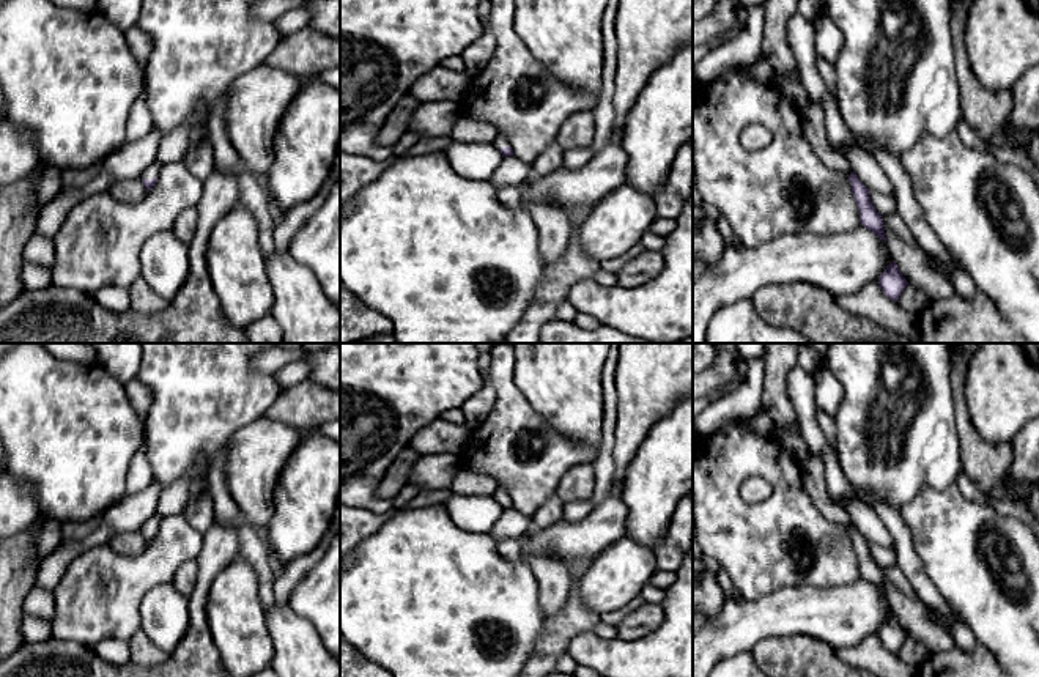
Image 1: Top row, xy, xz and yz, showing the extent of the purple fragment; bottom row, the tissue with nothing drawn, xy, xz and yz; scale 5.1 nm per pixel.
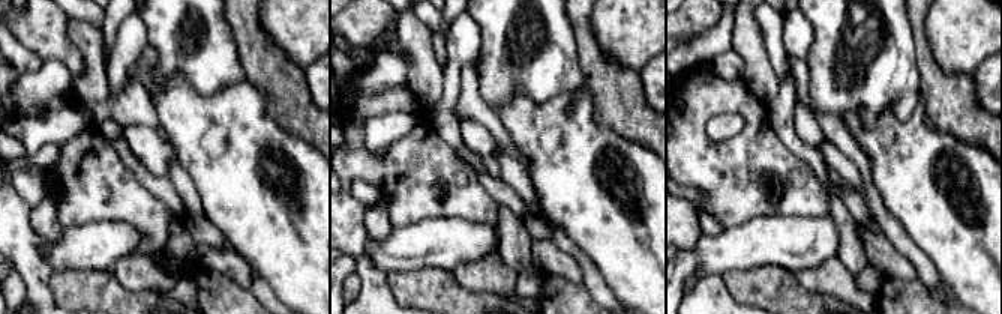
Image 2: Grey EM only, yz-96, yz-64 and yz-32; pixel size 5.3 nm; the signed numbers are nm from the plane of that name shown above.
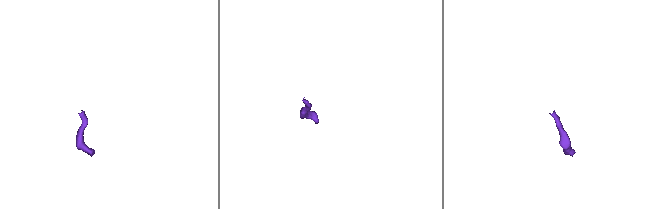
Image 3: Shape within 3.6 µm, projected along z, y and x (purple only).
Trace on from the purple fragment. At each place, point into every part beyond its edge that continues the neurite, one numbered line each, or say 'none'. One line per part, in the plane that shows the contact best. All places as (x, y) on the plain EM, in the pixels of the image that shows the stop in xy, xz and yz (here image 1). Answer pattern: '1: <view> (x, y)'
1: xy (153, 523)

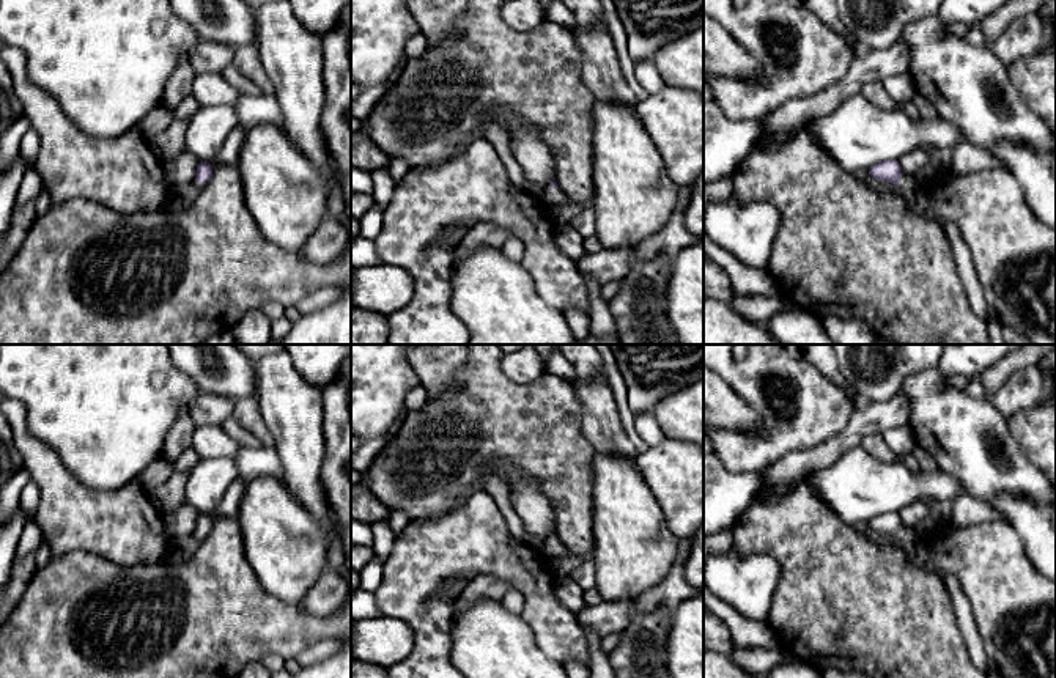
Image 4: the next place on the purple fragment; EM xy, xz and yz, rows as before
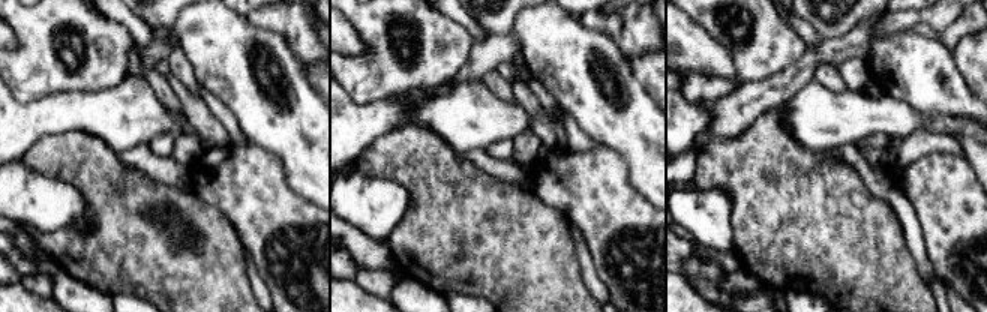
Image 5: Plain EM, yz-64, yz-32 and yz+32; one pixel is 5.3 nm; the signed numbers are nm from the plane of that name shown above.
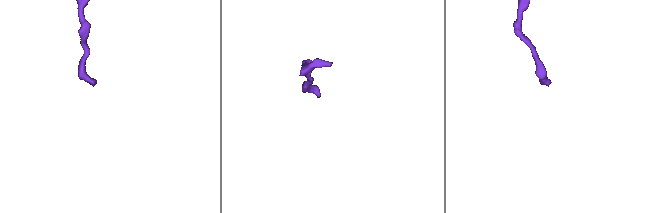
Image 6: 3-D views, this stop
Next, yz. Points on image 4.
1: yz (915, 546)

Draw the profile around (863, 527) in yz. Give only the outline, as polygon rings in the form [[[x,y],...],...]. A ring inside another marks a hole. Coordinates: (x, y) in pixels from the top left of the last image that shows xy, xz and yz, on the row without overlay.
[[[858,522],[858,524],[853,524],[853,525],[855,525],[855,529],[856,529],[861,535],[864,535],[866,538],[869,538],[869,540],[878,543],[878,544],[891,543],[891,544],[894,544],[894,546],[902,546],[900,541],[899,541],[899,538],[891,536],[891,535],[888,535],[888,533],[877,533],[877,532],[873,532],[873,530],[869,527],[867,522]]]

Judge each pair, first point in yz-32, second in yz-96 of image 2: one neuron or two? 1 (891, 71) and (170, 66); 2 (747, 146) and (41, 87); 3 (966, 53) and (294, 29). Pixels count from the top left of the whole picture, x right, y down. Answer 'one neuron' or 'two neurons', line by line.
1: one neuron
2: two neurons
3: one neuron

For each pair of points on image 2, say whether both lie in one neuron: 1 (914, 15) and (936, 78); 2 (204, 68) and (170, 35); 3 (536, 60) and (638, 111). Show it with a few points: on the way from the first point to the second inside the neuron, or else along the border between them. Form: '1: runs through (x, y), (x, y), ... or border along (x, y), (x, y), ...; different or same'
1: runs through (920, 30), (927, 63); same
2: runs through (194, 57), (182, 56), (177, 51), (177, 45); same
3: border along (576, 48), (584, 84); different

